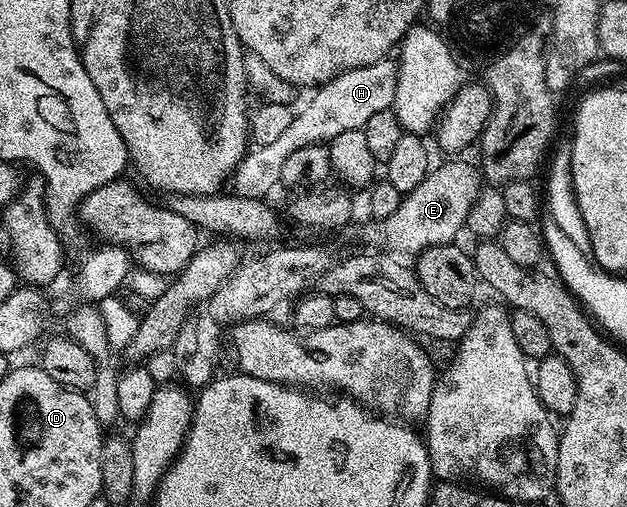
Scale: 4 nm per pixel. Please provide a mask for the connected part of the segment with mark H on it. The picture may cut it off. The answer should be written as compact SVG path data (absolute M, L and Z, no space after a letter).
M384 58L375 64L360 66L357 69L345 70L329 82L324 82L312 94L313 98L293 117L290 127L272 144L254 145L242 158L236 168L236 193L240 197L266 197L281 182L283 165L287 156L299 148L329 143L343 132L364 129L364 126L375 113L390 109L397 83L397 67L394 61Z

